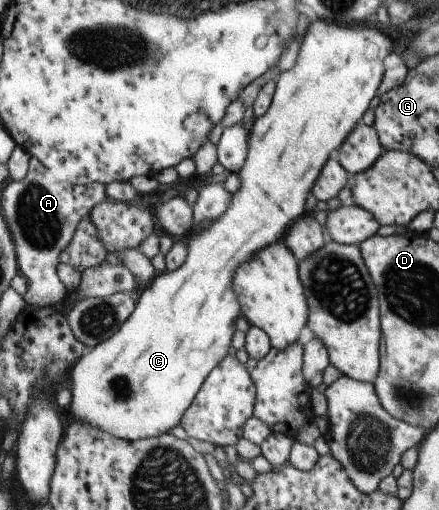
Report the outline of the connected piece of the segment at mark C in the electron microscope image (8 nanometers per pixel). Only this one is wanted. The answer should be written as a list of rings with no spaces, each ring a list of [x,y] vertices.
[[[312,22],[308,26],[308,30],[304,28],[304,36],[302,36],[302,30],[300,32],[302,42],[300,42],[300,50],[298,50],[298,58],[296,58],[296,64],[282,72],[276,80],[276,88],[274,88],[274,94],[272,94],[272,102],[266,110],[266,114],[262,114],[258,120],[254,120],[250,123],[250,134],[248,134],[248,152],[246,152],[246,160],[242,164],[242,168],[238,170],[236,176],[238,176],[238,194],[234,192],[231,194],[230,202],[226,206],[221,216],[218,216],[210,224],[205,225],[201,229],[196,230],[196,235],[190,238],[190,242],[187,244],[186,257],[184,263],[176,270],[166,271],[164,274],[157,273],[157,276],[146,286],[141,292],[135,302],[134,311],[126,318],[126,321],[120,330],[108,338],[106,342],[100,342],[94,347],[87,349],[80,359],[76,360],[72,370],[70,370],[70,392],[71,392],[71,404],[70,406],[70,420],[77,419],[82,422],[83,425],[90,425],[92,429],[99,429],[103,432],[109,433],[118,439],[126,441],[134,441],[138,439],[144,439],[147,437],[158,437],[163,433],[169,433],[169,431],[179,424],[180,418],[184,413],[184,410],[188,408],[190,402],[194,399],[196,392],[202,386],[204,378],[210,373],[210,370],[214,369],[220,363],[220,360],[227,355],[227,349],[231,346],[232,334],[236,331],[235,322],[241,315],[240,306],[236,294],[233,292],[231,281],[235,271],[247,261],[253,258],[261,249],[266,249],[266,246],[271,246],[276,242],[282,241],[282,238],[286,235],[286,228],[300,216],[304,216],[307,213],[304,202],[306,202],[306,196],[310,194],[310,188],[314,184],[314,180],[318,178],[318,172],[320,168],[324,166],[326,162],[326,156],[338,148],[338,144],[345,140],[347,134],[360,122],[364,112],[368,109],[371,98],[376,94],[377,87],[381,81],[383,75],[382,59],[389,54],[390,42],[387,38],[386,31],[380,30],[374,23],[359,25],[356,27],[344,27],[332,24],[326,24],[326,22]]]

